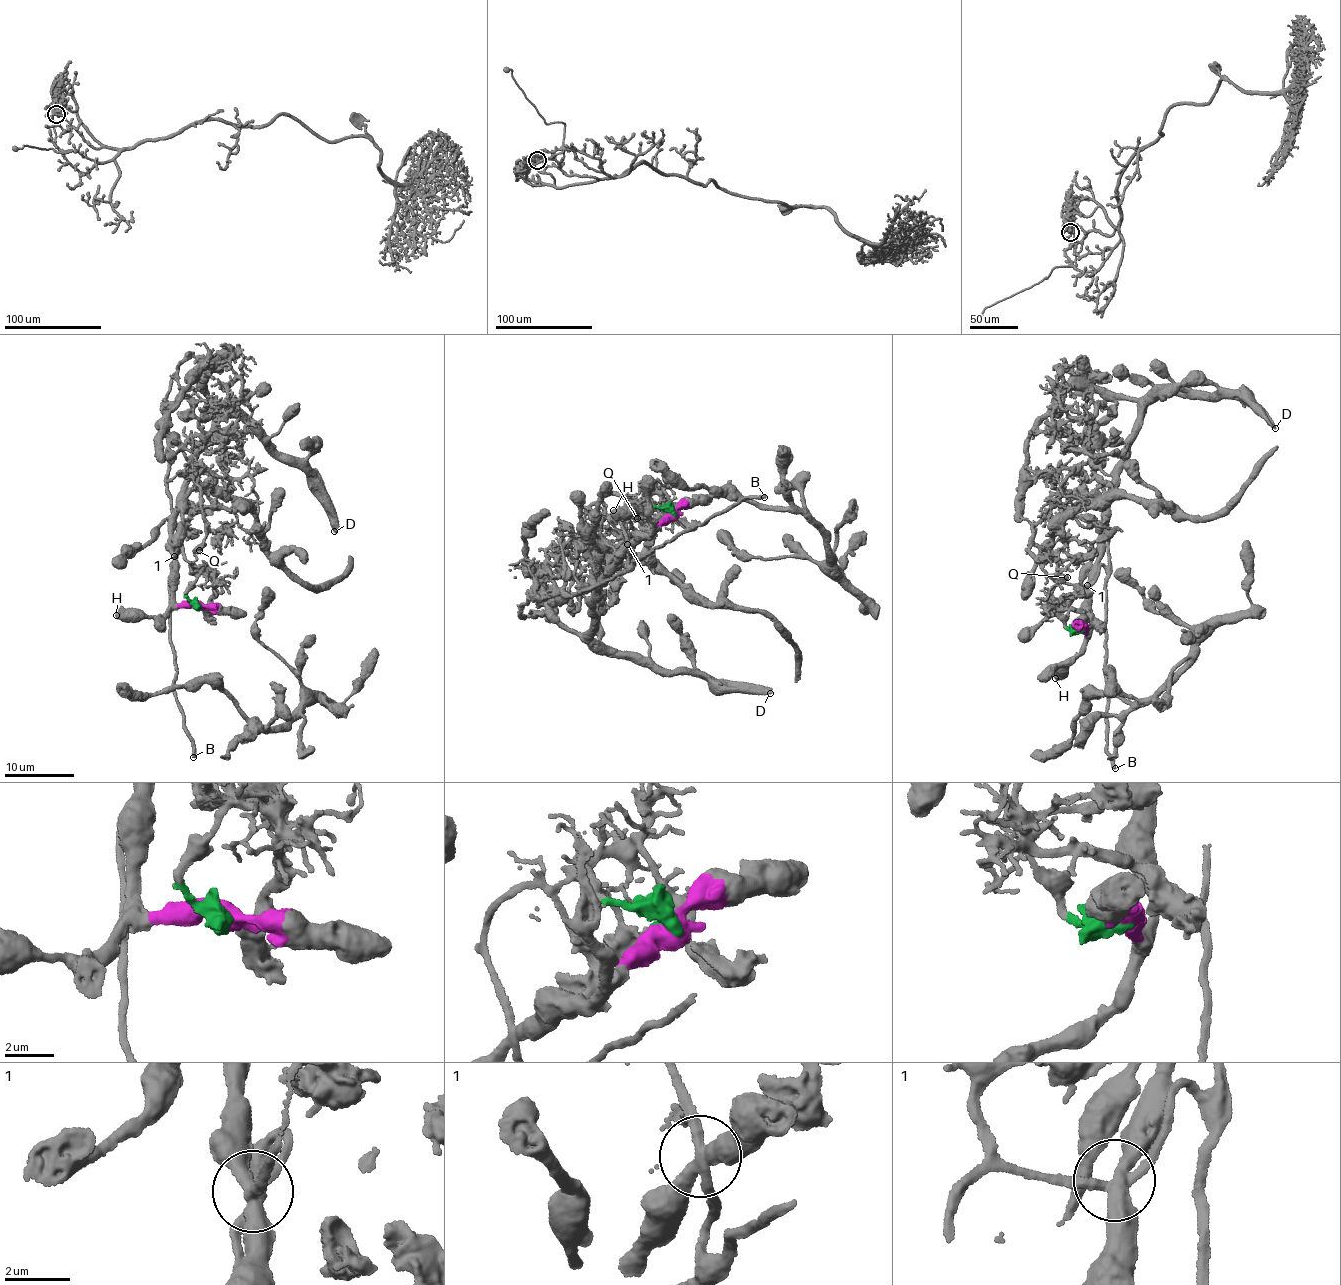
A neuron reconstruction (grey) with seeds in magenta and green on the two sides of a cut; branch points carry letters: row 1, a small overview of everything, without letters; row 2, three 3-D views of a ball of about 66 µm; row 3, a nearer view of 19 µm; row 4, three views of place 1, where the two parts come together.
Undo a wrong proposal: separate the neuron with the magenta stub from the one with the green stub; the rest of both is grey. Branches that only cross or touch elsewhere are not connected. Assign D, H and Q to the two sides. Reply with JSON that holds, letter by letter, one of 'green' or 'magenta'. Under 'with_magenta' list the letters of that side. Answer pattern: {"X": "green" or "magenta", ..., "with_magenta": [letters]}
{"D": "magenta", "H": "magenta", "Q": "green", "with_magenta": ["D", "H"]}

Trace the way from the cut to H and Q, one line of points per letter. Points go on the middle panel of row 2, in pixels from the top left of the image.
H: (672, 513), (656, 526), (647, 515), (622, 508), (613, 511)
Q: (672, 513), (647, 496), (611, 522), (602, 498), (622, 494), (637, 518)

